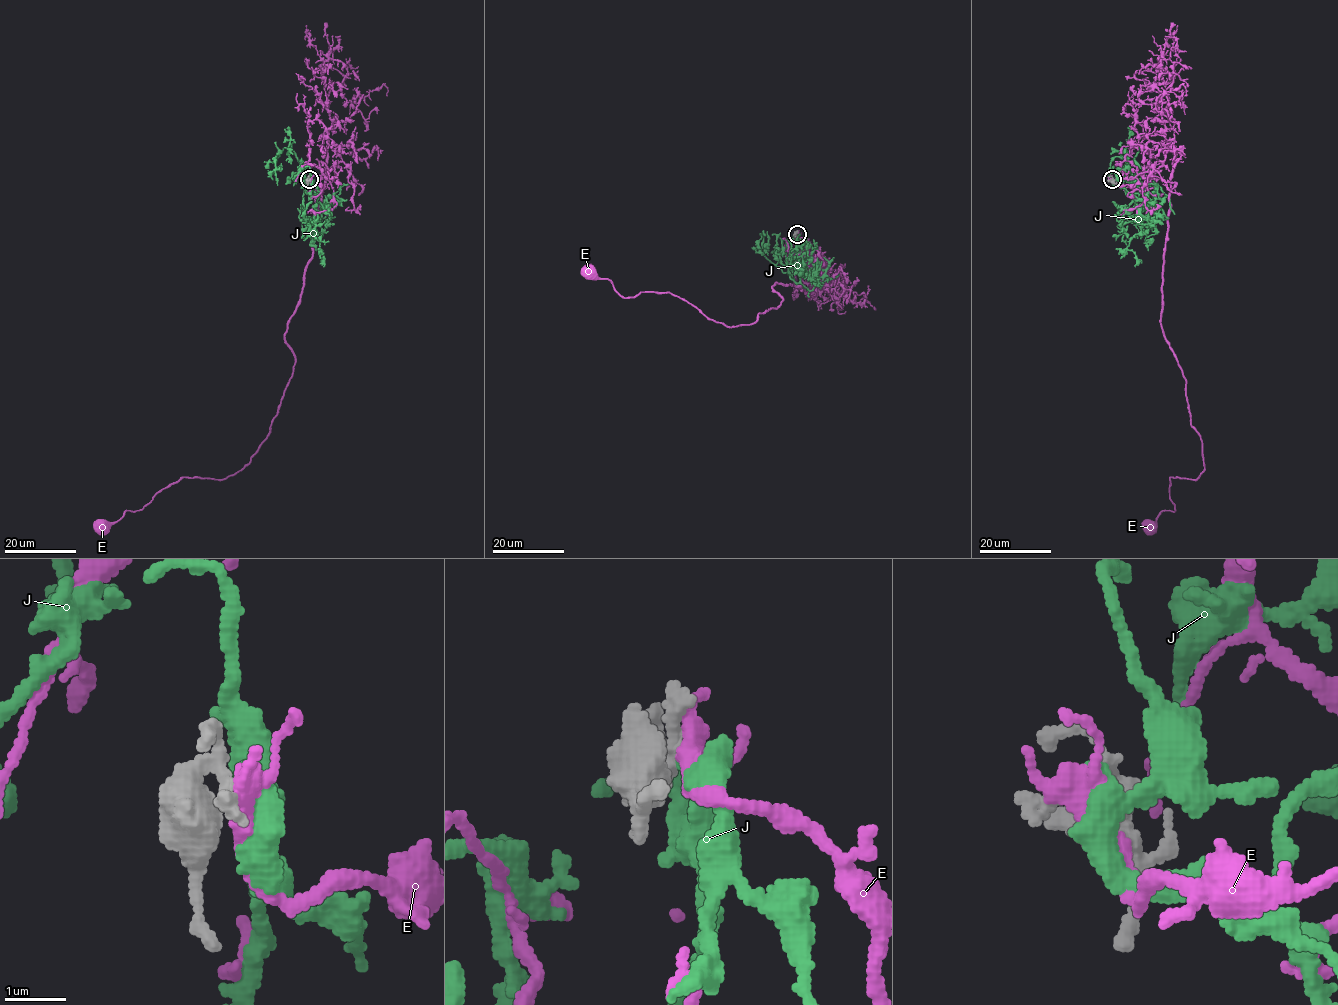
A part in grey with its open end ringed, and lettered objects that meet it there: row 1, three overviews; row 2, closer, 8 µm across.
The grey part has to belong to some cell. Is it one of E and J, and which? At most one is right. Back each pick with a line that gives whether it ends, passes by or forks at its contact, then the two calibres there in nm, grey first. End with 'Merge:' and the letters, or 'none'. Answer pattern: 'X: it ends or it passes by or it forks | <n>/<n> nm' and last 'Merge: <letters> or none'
J: it passes by | 240/320 nm
Merge: J

